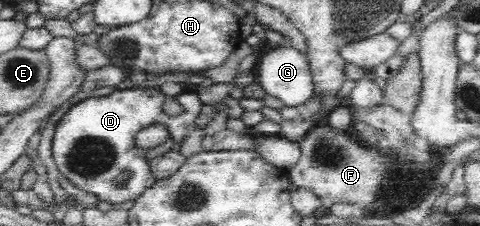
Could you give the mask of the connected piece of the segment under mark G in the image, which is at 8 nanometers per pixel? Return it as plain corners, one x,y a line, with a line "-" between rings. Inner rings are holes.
292,47
274,49
265,54
255,67
254,73
255,82
260,85
261,90
268,97
280,101
284,108
298,107
306,103
315,93
315,82
310,71
310,63
304,54

